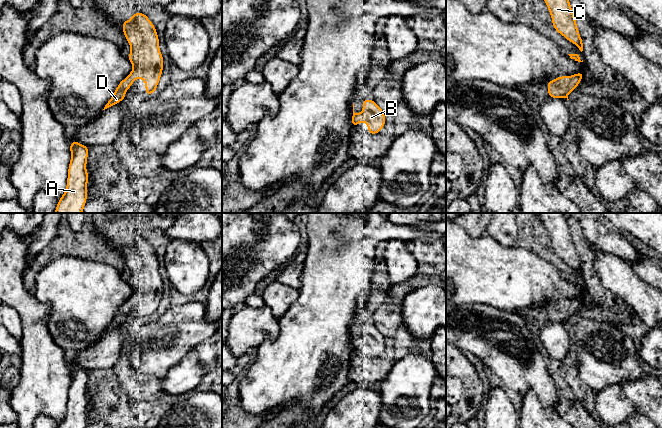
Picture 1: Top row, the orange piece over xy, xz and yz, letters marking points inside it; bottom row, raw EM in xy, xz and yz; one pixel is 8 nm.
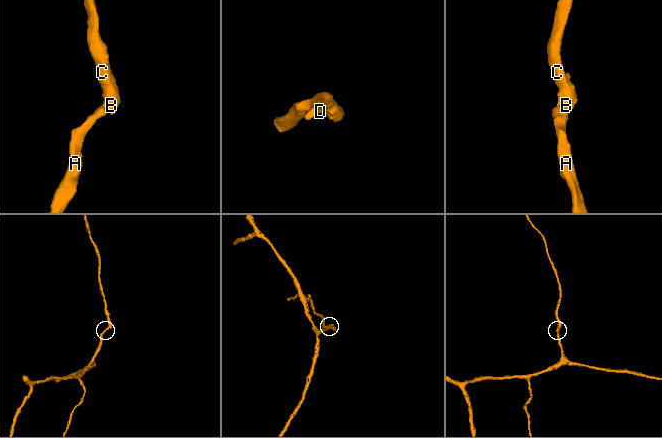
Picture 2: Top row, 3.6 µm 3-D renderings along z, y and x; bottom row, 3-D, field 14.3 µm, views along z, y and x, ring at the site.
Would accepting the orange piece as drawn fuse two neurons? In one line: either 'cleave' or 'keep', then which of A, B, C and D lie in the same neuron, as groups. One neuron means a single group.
keep; groups A B C D

